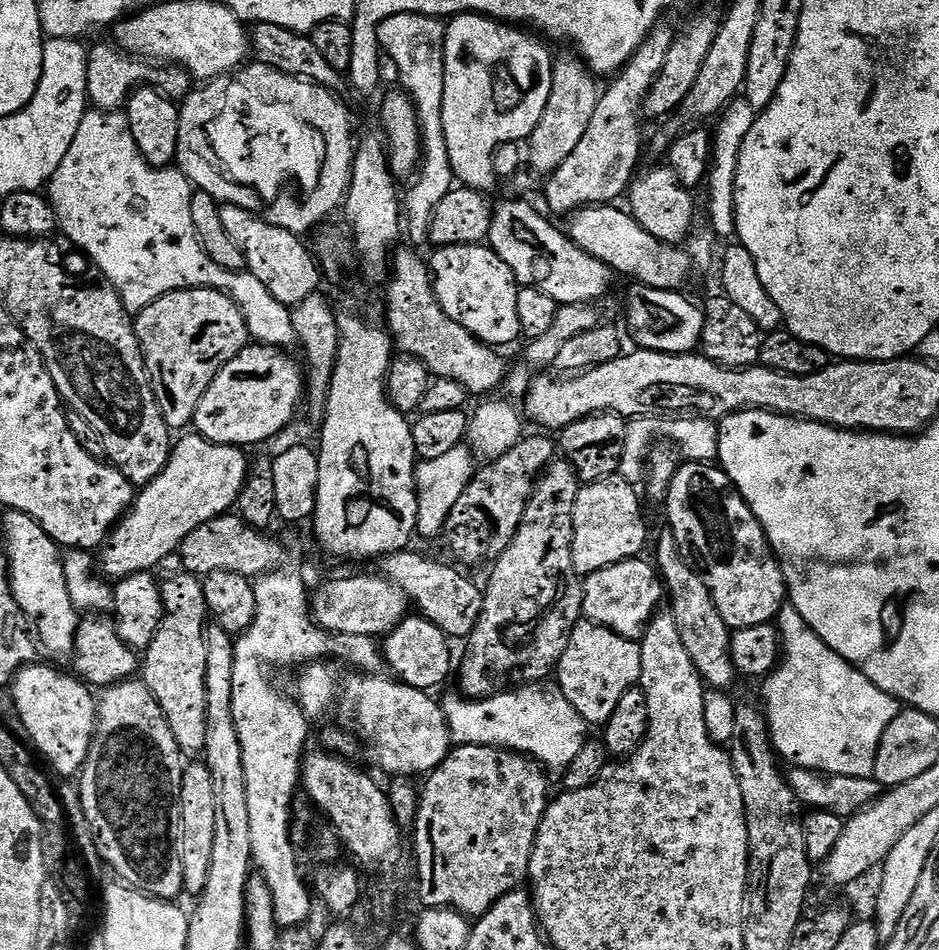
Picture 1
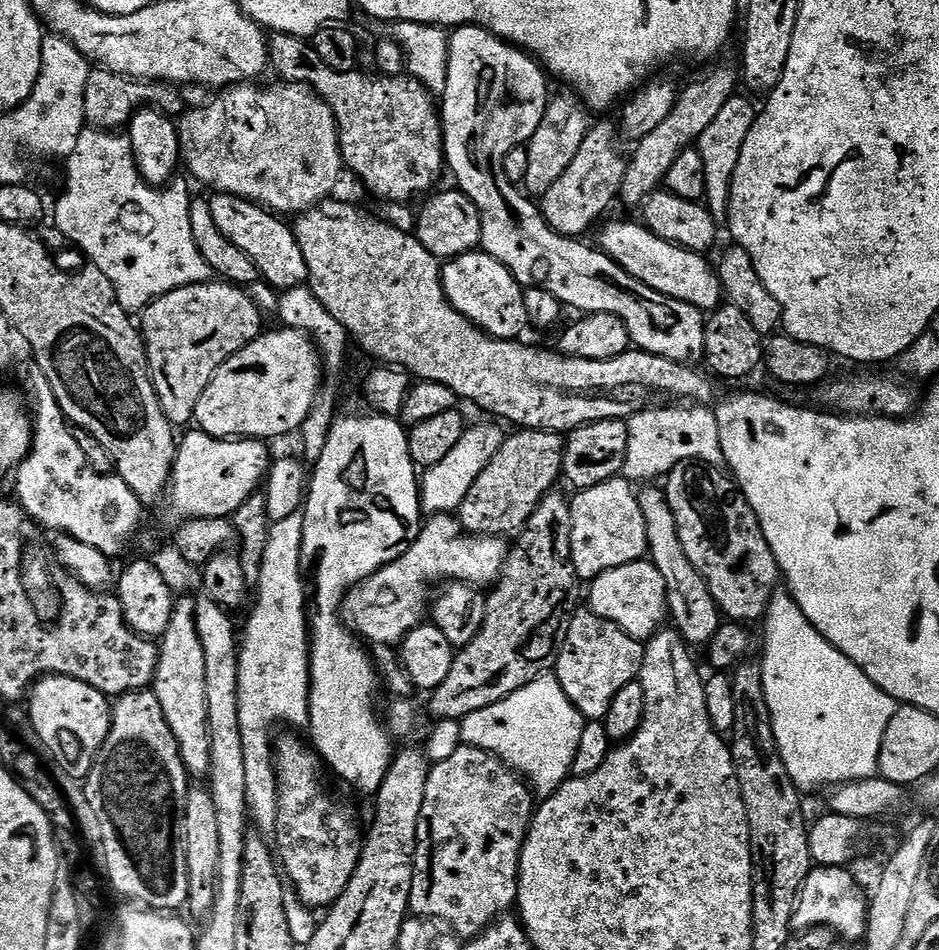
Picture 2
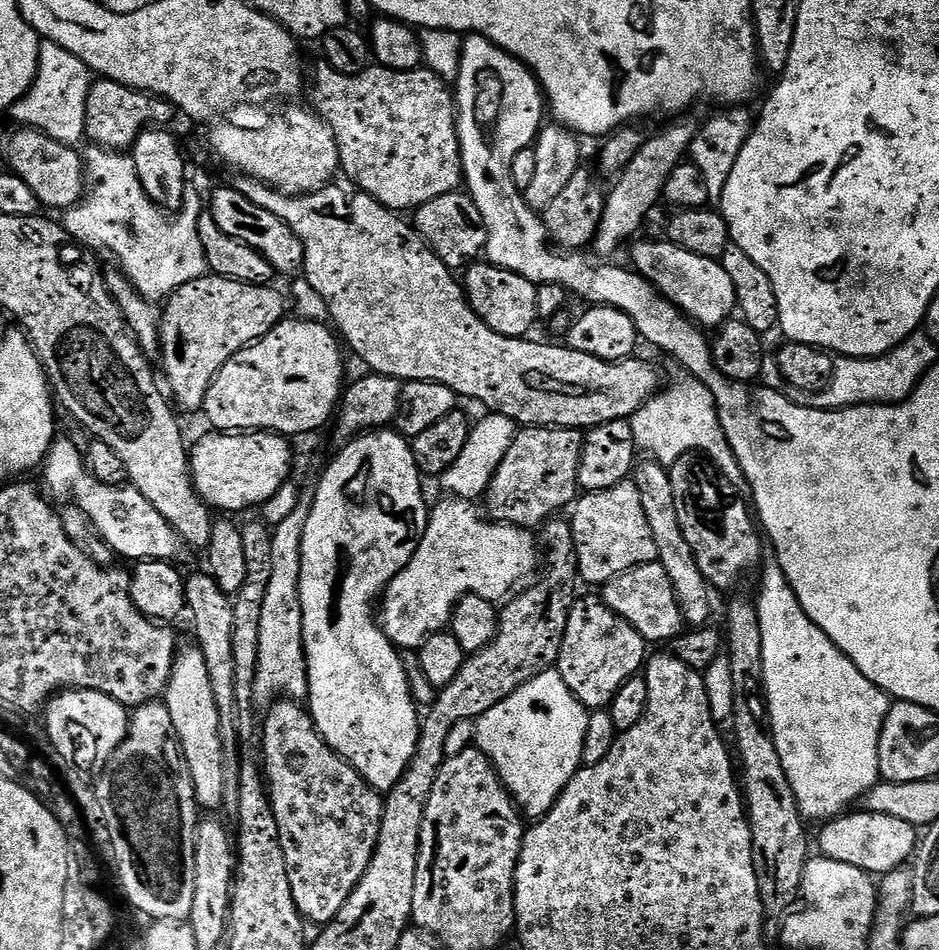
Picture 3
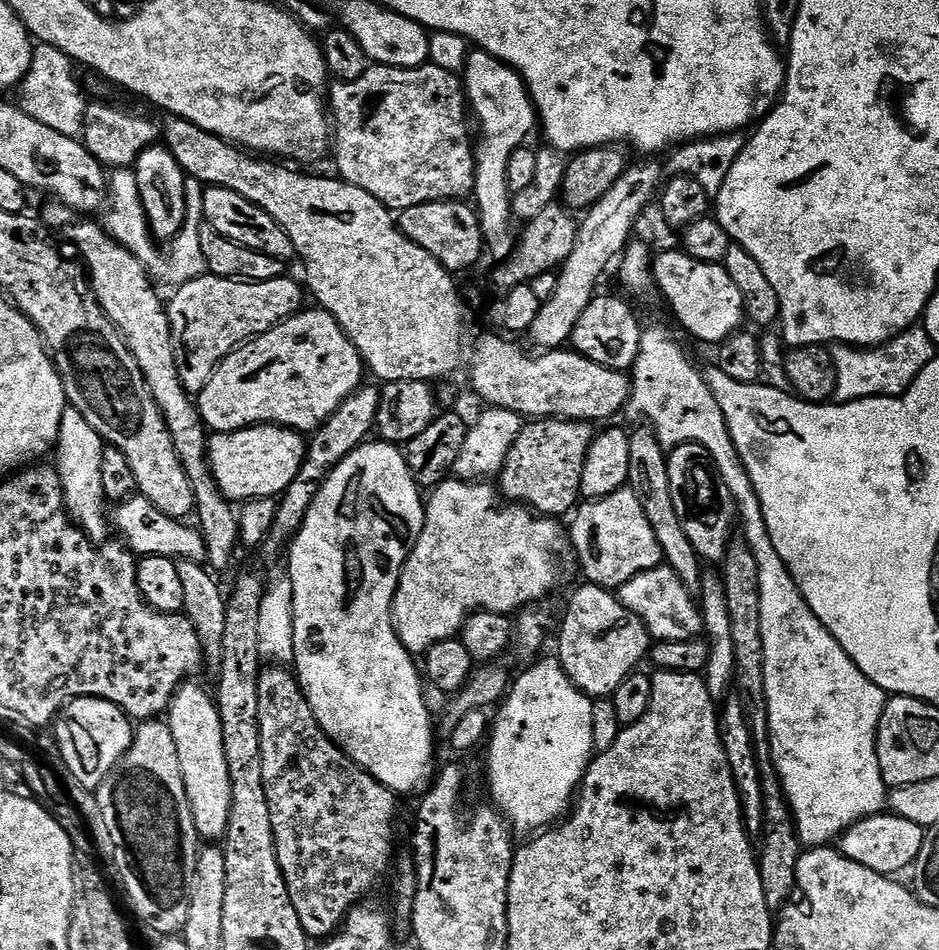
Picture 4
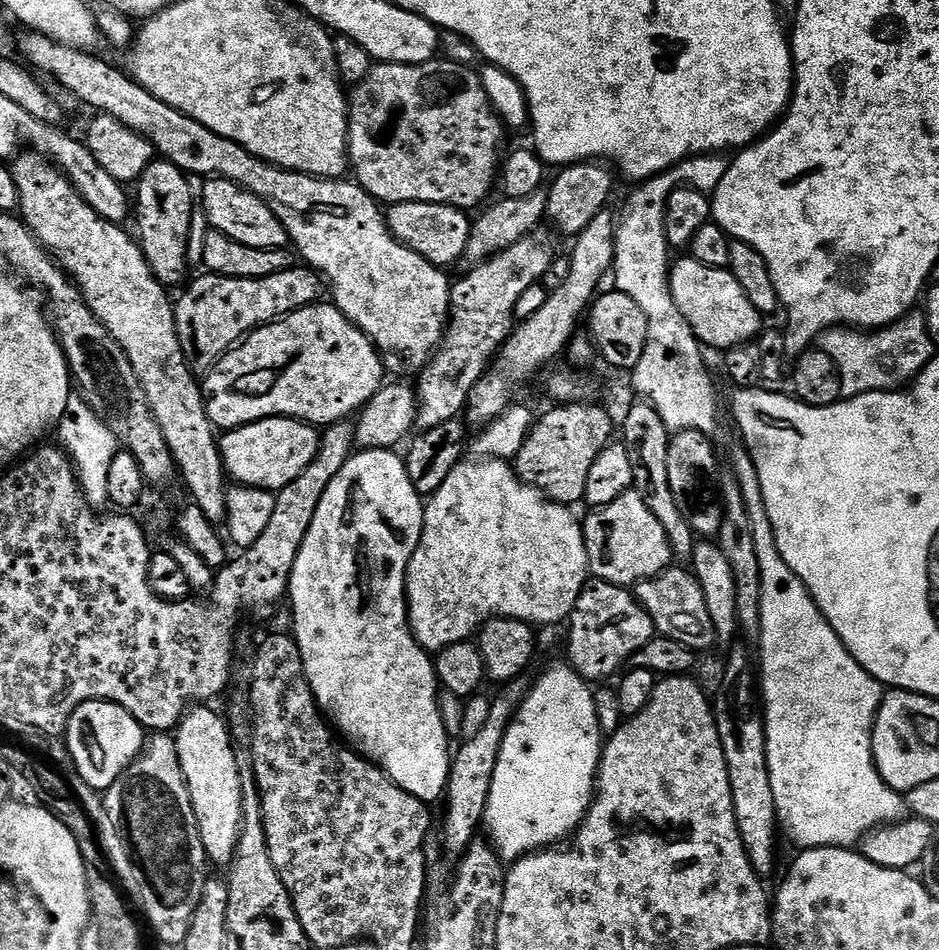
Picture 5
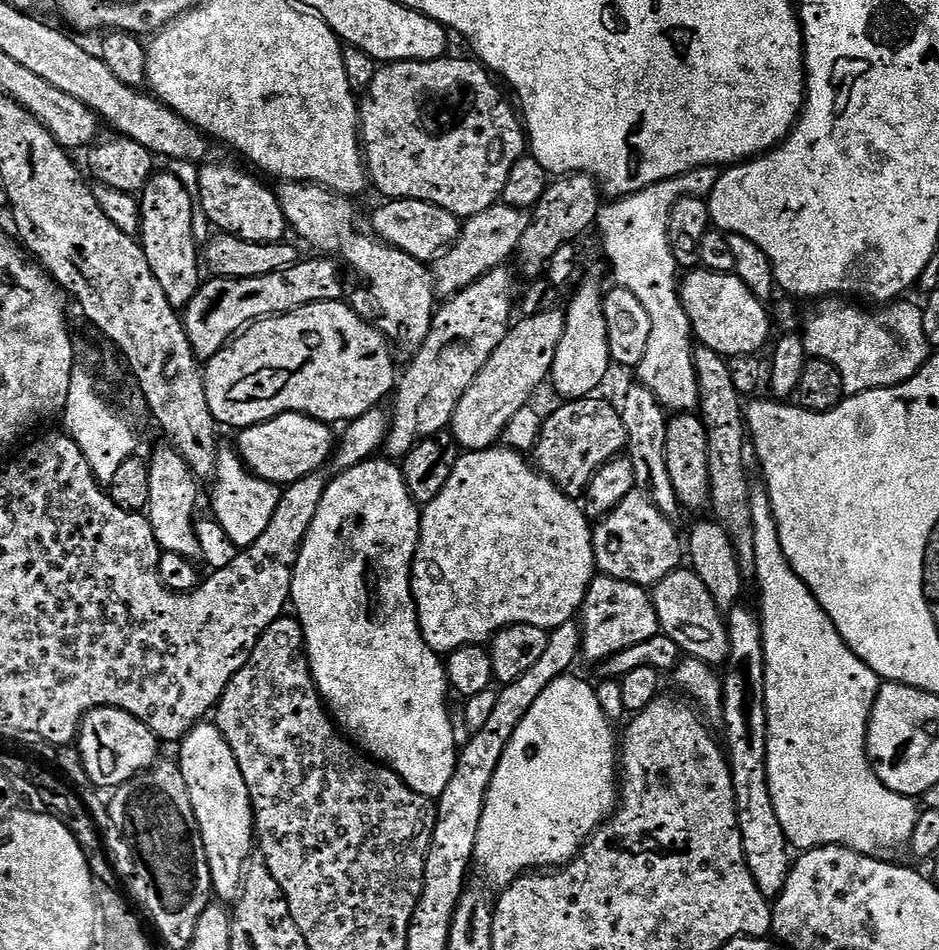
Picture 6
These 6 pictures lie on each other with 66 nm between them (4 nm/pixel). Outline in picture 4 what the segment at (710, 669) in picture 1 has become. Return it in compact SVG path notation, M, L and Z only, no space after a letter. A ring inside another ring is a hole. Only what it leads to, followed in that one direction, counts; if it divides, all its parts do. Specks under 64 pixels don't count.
M643 427L630 435L630 474L627 487L634 490L634 494L642 502L642 510L646 510L646 518L650 518L650 526L658 538L658 546L662 546L664 564L672 568L674 574L682 578L684 585L696 594L700 591L702 561L694 546L690 546L690 538L686 538L686 530L682 530L682 522L678 522L678 510L674 510L674 498L670 498L670 474L666 449L660 443L653 428Z

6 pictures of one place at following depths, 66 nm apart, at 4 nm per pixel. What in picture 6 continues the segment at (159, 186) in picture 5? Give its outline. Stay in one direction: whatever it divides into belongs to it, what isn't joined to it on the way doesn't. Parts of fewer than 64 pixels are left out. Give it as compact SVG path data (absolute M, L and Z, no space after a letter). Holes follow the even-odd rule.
M157 171L138 196L139 243L146 254L146 262L150 262L150 270L154 270L154 278L158 278L170 306L177 310L188 307L202 283L202 256L198 248L196 252L196 232L192 229L192 219L198 216L198 212L190 188L189 192L174 173Z

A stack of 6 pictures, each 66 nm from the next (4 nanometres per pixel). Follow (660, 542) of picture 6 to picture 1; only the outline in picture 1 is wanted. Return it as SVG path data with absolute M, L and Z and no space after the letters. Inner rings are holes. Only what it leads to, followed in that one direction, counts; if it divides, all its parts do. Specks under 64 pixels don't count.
M619 478L600 480L597 484L583 485L574 502L574 534L572 557L574 570L582 578L606 566L639 557L648 540L640 496L633 485Z

